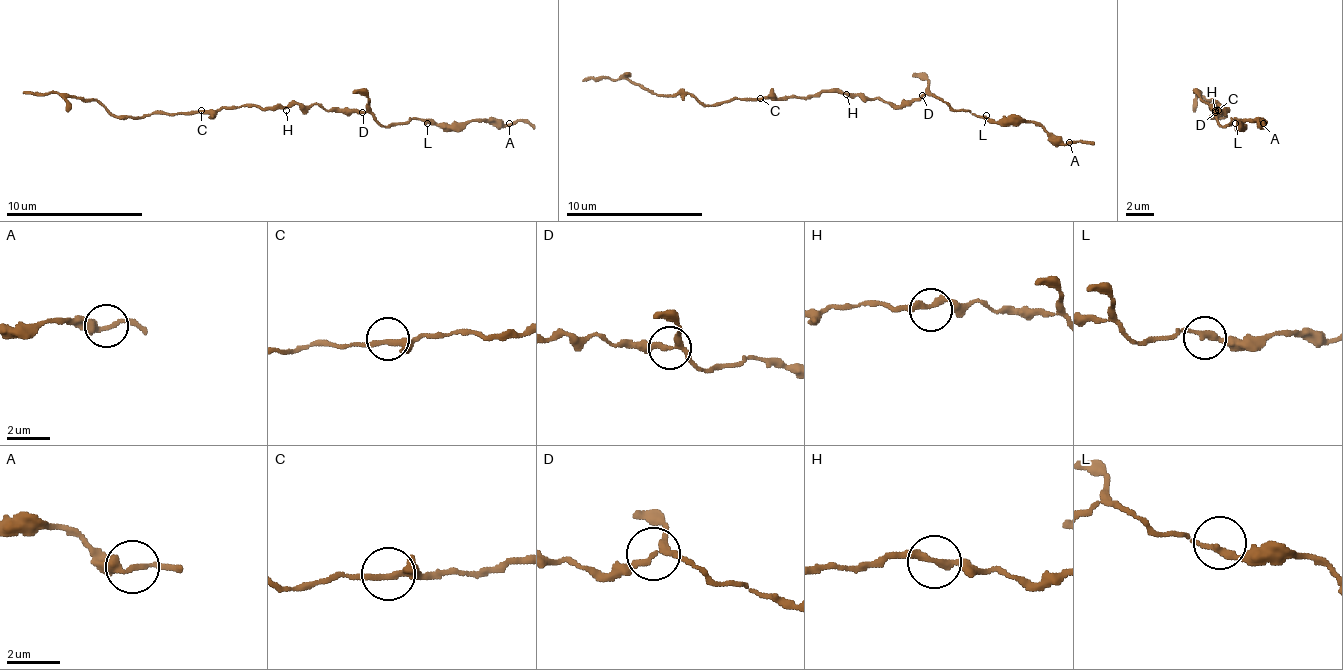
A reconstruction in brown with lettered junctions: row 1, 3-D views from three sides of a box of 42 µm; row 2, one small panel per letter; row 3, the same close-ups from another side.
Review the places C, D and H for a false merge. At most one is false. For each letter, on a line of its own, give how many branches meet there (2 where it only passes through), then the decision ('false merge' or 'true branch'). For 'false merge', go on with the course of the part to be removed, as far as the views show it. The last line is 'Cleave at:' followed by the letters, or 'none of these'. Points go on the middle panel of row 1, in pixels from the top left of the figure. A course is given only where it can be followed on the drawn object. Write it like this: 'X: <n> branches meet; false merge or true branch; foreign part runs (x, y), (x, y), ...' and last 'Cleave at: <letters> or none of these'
C: 2 branches meet; true branch
D: 3 branches meet; true branch
H: 2 branches meet; true branch
Cleave at: none of these

